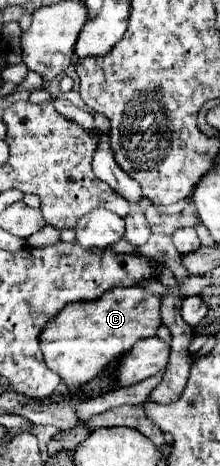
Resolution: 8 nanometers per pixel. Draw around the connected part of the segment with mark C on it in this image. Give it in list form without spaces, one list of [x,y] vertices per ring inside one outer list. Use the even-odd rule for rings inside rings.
[[[118,286],[100,300],[66,306],[44,328],[40,346],[50,370],[56,370],[68,386],[82,386],[138,340],[156,336],[160,324],[160,296],[150,294],[142,286]]]

